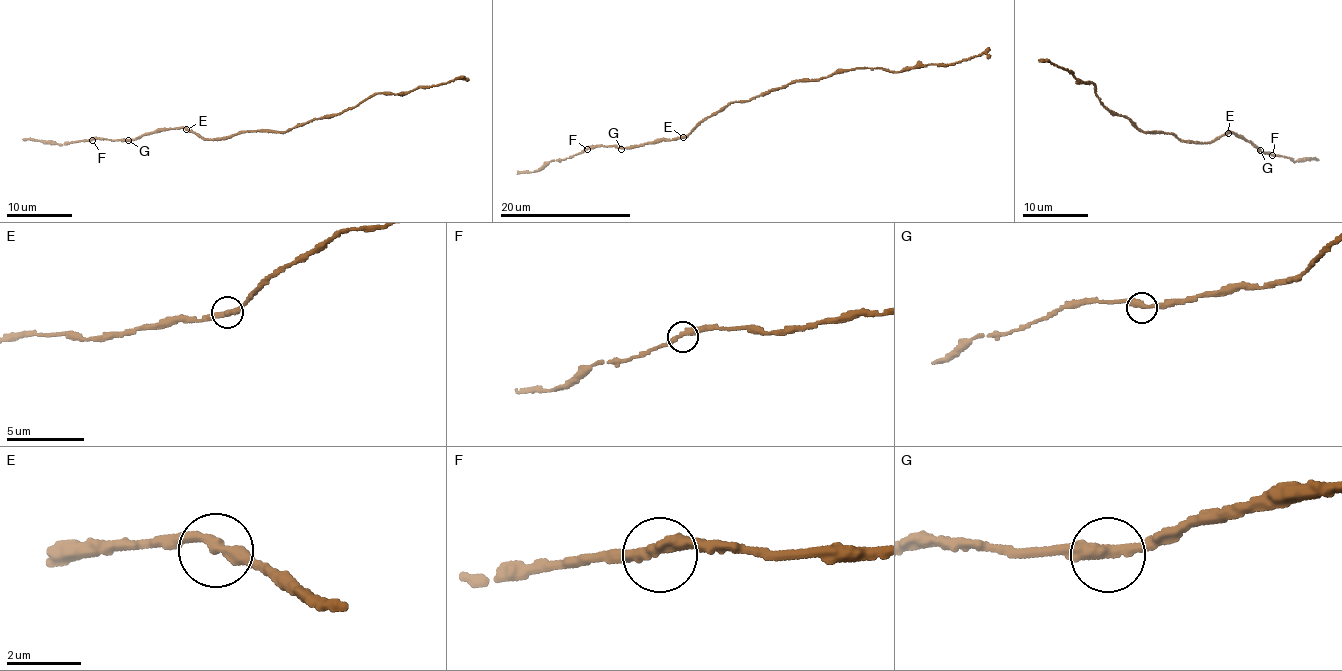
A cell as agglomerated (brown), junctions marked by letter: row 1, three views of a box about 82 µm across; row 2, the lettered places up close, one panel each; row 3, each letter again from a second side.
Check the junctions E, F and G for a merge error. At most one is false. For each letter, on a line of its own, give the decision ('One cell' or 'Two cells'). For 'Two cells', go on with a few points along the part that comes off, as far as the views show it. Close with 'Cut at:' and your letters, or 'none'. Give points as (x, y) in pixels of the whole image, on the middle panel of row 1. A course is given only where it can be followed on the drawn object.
E: One cell
F: One cell
G: One cell
Cut at: none

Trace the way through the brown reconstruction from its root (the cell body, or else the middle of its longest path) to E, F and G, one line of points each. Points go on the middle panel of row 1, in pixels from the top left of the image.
E: (741, 100), (730, 103), (702, 118), (682, 137)
F: (741, 100), (730, 103), (702, 118), (680, 138), (627, 148), (605, 146), (587, 149)
G: (741, 100), (730, 103), (702, 118), (680, 138), (621, 149)

